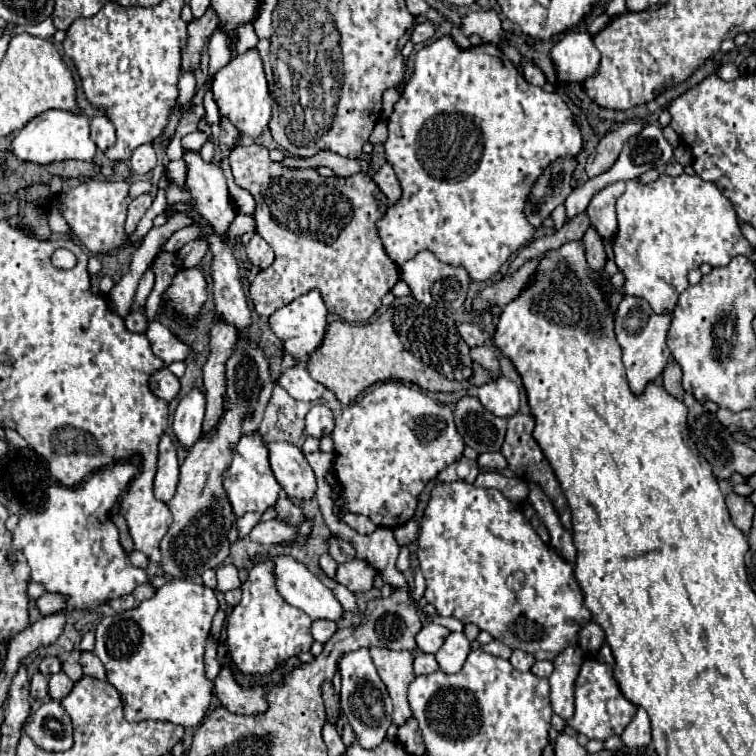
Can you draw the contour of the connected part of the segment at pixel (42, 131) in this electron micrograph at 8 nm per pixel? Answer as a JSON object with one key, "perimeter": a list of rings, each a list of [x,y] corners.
{"perimeter":[[[50,109],[40,115],[36,115],[32,121],[26,123],[22,131],[16,133],[12,141],[12,153],[22,161],[32,163],[52,163],[52,161],[64,161],[64,159],[82,159],[92,161],[96,155],[96,143],[88,135],[88,117],[76,115],[72,111],[64,109]]]}

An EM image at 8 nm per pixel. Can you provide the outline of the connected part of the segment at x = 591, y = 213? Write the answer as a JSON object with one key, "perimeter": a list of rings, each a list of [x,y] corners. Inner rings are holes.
{"perimeter":[[[624,181],[608,185],[606,189],[602,189],[594,197],[594,201],[590,203],[590,207],[586,211],[588,217],[590,217],[590,223],[594,225],[594,229],[602,237],[612,237],[616,233],[616,211],[614,211],[614,205],[616,205],[616,199],[624,193],[624,187],[626,187]]]}

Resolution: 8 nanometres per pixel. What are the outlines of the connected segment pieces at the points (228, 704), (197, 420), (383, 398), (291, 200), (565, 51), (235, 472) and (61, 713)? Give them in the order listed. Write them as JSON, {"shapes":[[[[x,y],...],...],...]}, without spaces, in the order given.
{"shapes":[[[[222,667],[214,683],[214,693],[218,695],[222,707],[230,713],[262,713],[266,709],[264,689],[260,685],[242,687],[230,667]]],[[[192,387],[190,393],[180,401],[174,413],[174,433],[184,447],[192,447],[202,433],[202,421],[206,411],[206,397],[200,387]]],[[[384,381],[382,385],[376,385],[358,401],[350,403],[350,407],[346,407],[334,423],[334,471],[340,485],[342,509],[344,513],[364,515],[378,527],[396,529],[408,523],[416,513],[418,495],[422,493],[424,485],[432,481],[444,467],[458,461],[464,451],[464,441],[458,437],[454,427],[452,409],[436,399],[426,397],[420,389],[400,381]]],[[[240,145],[230,151],[230,169],[234,183],[250,191],[256,199],[256,231],[274,249],[274,263],[260,271],[250,285],[250,299],[260,317],[270,317],[280,307],[292,303],[298,295],[318,289],[328,313],[336,313],[348,323],[368,321],[382,305],[382,297],[400,281],[398,265],[382,247],[376,223],[386,215],[388,201],[368,173],[354,177],[322,177],[314,169],[288,169],[272,163],[268,149],[260,145]]],[[[570,31],[554,43],[550,57],[556,65],[562,81],[582,83],[598,69],[600,53],[592,43],[592,35],[586,31]]],[[[254,433],[250,437],[242,437],[234,449],[232,465],[226,471],[226,493],[230,497],[236,517],[242,517],[248,511],[264,513],[266,509],[274,507],[276,505],[276,489],[280,489],[280,485],[270,469],[268,449],[266,449],[266,443],[262,441],[260,433]]],[[[58,701],[44,703],[36,713],[30,715],[26,735],[44,751],[58,753],[72,747],[72,721]]]]}

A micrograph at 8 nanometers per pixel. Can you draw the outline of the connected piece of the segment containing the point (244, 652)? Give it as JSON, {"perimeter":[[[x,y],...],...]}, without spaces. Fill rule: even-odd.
{"perimeter":[[[254,565],[246,583],[242,585],[242,601],[228,617],[228,647],[234,663],[244,673],[268,673],[278,663],[300,651],[310,651],[310,617],[296,607],[290,607],[274,589],[270,565]]]}

